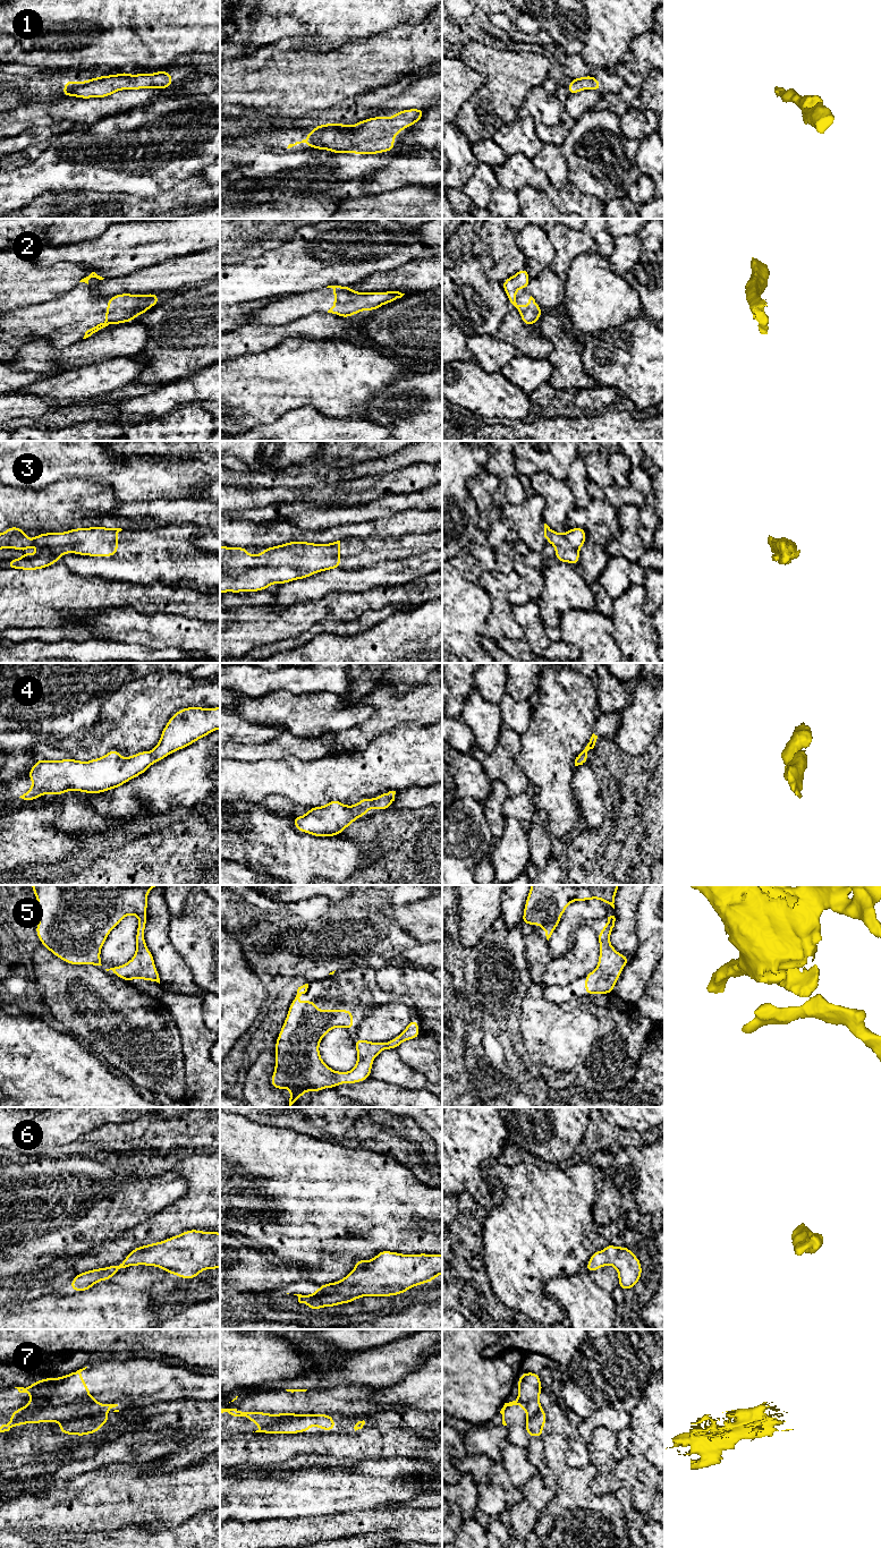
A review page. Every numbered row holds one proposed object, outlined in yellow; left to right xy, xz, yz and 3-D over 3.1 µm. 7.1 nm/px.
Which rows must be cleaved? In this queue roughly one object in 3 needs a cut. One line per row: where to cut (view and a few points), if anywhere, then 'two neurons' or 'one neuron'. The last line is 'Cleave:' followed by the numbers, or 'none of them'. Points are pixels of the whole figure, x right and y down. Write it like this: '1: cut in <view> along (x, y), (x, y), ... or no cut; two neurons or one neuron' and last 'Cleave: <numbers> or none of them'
1: no cut; one neuron
2: no cut; one neuron
3: no cut; one neuron
4: no cut; one neuron
5: no cut; one neuron
6: no cut; one neuron
7: cut in xy along (103, 1413), (71, 1418), (61, 1425); two neurons
Cleave: 7

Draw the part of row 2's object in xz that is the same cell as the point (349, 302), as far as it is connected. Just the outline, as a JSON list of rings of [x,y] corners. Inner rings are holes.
[[[328,286],[327,288],[332,288],[334,291],[334,304],[328,313],[345,318],[363,311],[378,309],[382,305],[393,303],[405,295],[399,291],[357,292],[345,286]]]

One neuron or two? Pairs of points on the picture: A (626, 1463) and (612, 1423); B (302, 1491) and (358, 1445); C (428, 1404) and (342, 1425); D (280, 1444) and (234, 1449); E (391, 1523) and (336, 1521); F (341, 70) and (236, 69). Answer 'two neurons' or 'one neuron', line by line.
A: two neurons
B: two neurons
C: two neurons
D: one neuron
E: one neuron
F: one neuron

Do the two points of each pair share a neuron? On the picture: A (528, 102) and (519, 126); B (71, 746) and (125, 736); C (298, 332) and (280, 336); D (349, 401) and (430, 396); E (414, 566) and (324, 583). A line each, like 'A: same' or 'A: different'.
A: different
B: same
C: same
D: different
E: same

